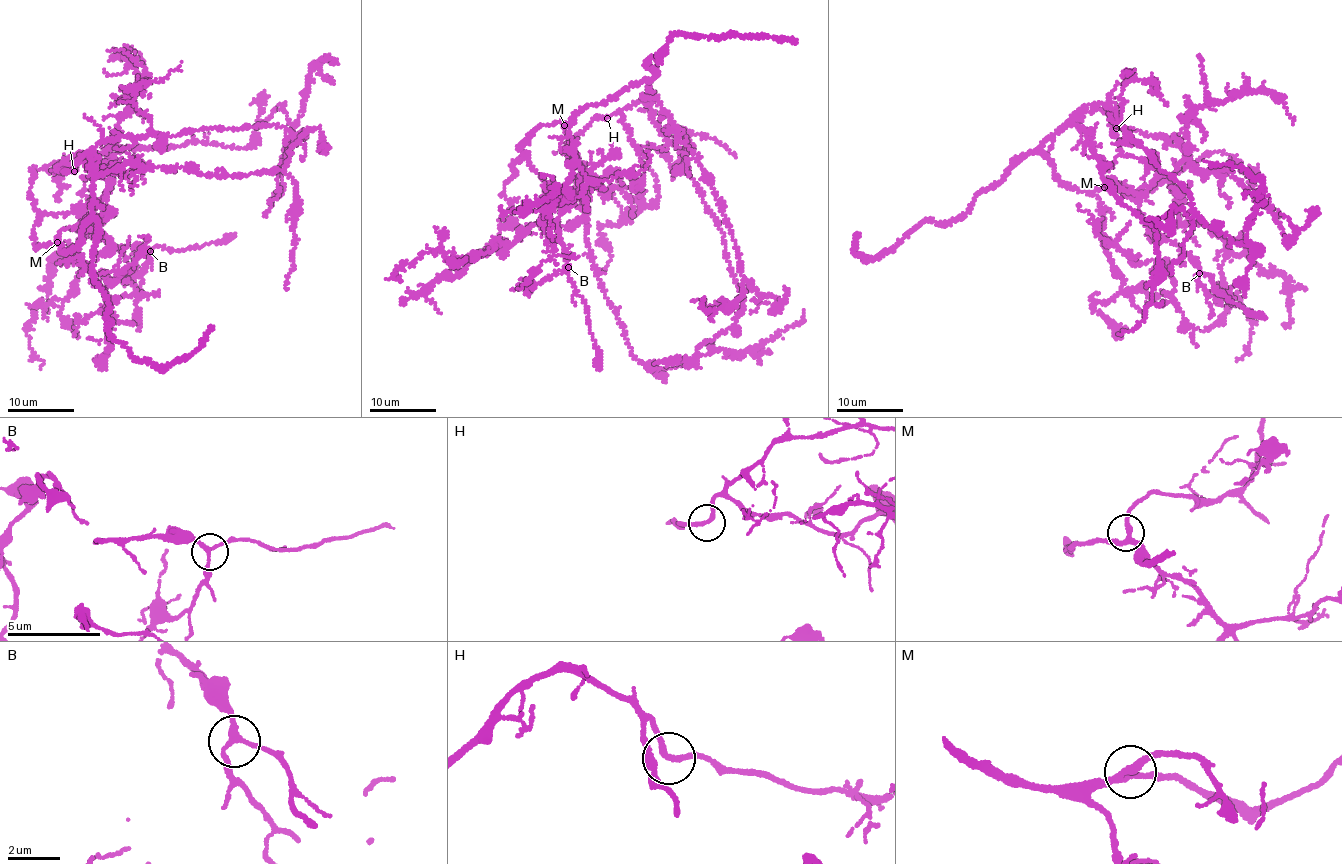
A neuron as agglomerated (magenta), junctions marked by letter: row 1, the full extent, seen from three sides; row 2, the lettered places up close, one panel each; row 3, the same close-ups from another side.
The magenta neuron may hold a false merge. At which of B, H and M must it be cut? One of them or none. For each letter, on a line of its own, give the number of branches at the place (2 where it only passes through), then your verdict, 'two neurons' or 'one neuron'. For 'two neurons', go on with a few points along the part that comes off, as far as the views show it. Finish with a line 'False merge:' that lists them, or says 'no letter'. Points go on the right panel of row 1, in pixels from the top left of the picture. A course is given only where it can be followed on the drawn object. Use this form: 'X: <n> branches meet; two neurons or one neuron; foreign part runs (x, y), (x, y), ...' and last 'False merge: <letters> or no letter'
B: 3 branches meet; one neuron
H: 2 branches meet; one neuron
M: 3 branches meet; one neuron
False merge: no letter

